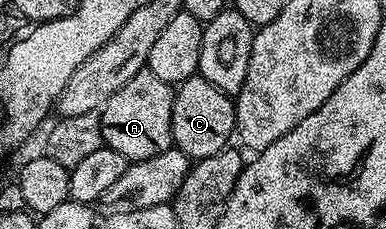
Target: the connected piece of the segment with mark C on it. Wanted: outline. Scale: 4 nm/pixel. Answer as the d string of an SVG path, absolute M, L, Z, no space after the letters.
M201 75L190 76L185 83L174 89L173 118L171 119L171 143L185 153L192 161L209 158L209 154L217 154L222 148L228 147L229 141L235 136L235 102L226 96L213 82Z

